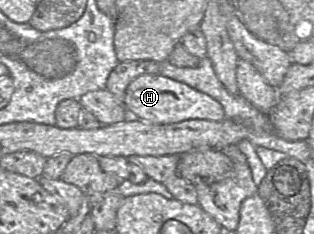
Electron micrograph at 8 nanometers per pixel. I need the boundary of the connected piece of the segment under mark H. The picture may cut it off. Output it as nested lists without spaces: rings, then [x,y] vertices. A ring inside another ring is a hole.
[[[160,74],[141,75],[134,79],[126,90],[123,104],[129,116],[152,124],[175,124],[192,119],[222,121],[226,118],[224,109],[217,100]]]

